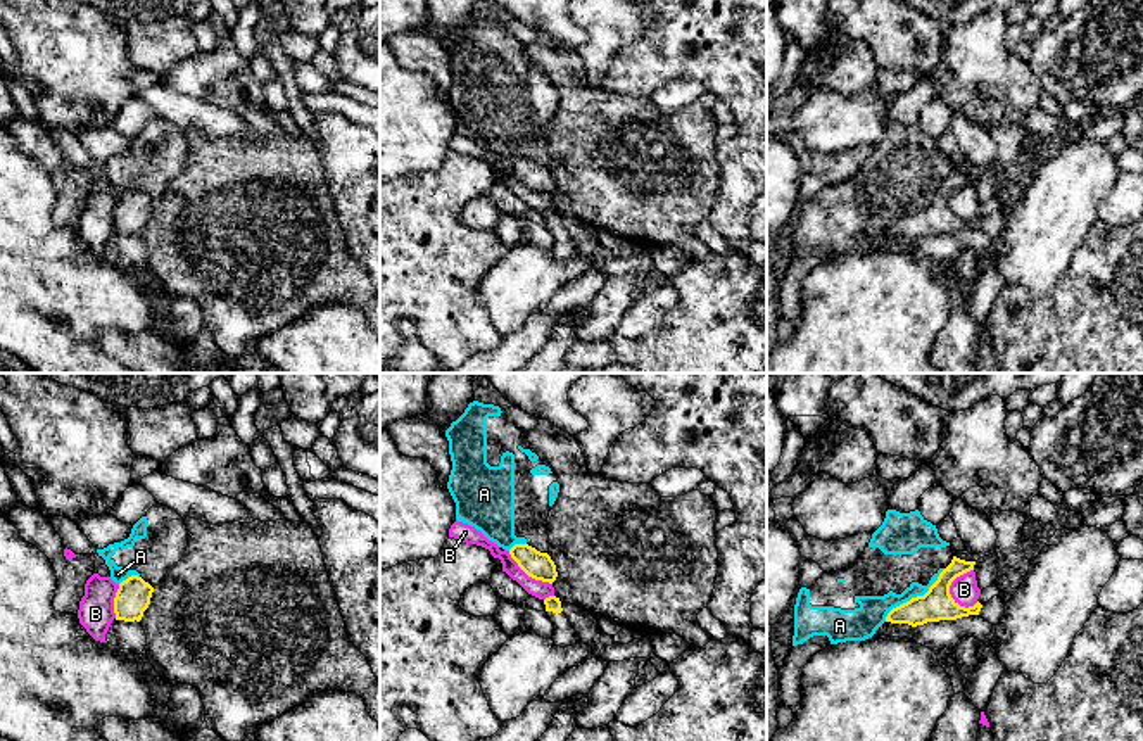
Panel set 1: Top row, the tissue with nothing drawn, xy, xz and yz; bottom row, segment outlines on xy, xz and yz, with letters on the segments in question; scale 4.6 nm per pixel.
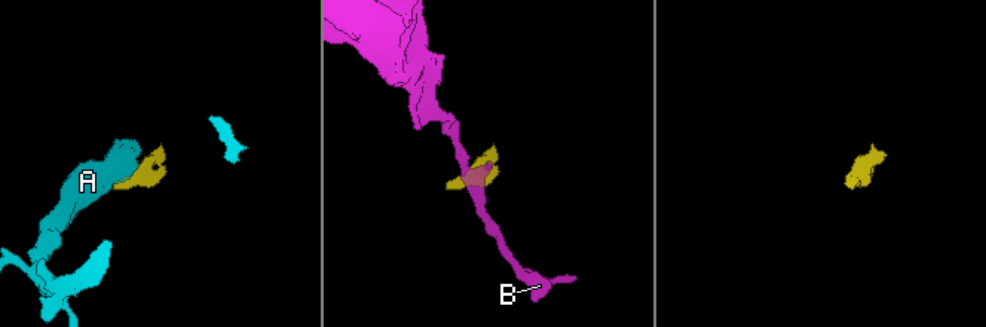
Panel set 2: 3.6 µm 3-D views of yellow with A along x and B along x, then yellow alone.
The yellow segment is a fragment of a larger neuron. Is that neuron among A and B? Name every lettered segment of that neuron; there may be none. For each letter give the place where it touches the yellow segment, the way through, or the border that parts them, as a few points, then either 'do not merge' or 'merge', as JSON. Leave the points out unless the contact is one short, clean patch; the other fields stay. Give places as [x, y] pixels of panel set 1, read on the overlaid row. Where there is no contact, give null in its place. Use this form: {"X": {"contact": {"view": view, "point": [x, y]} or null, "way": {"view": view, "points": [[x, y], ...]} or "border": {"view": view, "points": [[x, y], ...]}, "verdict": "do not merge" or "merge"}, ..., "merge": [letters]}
{"A": {"contact": {"view": "yz", "point": [914, 598]}, "border": {"view": "yz", "points": [[945, 569], [922, 595], [896, 605], [884, 620]]}, "verdict": "do not merge"}, "B": {"contact": {"view": "yz", "point": [950, 584]}, "border": {"view": "yz", "points": [[972, 569], [960, 574], [950, 586], [950, 595], [966, 608]]}, "verdict": "do not merge"}, "merge": []}

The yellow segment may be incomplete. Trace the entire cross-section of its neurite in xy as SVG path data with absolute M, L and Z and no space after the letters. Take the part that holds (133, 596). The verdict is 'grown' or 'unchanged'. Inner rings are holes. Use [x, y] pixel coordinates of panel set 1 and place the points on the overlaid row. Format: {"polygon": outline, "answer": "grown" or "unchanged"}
{"polygon": "M155 504L145 516L148 520L147 537L136 539L133 548L117 548L116 554L111 556L117 567L138 572L119 584L114 598L116 620L142 620L154 587L183 558L188 546L186 525L176 511Z", "answer": "grown"}

